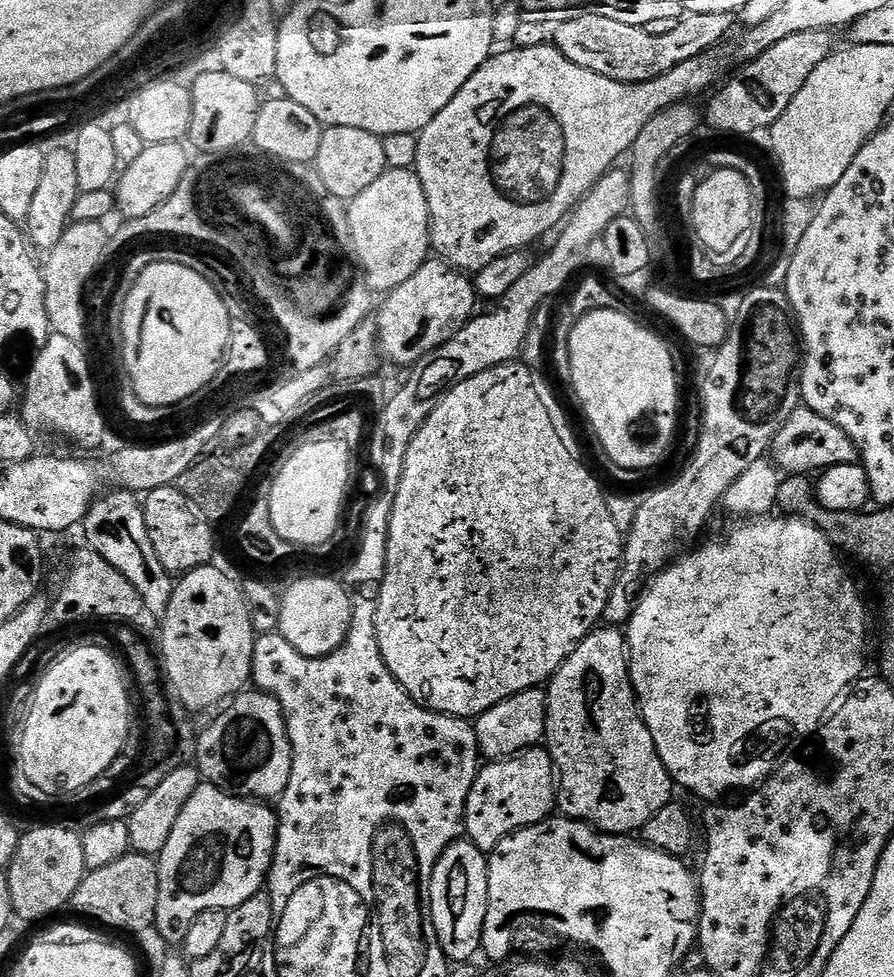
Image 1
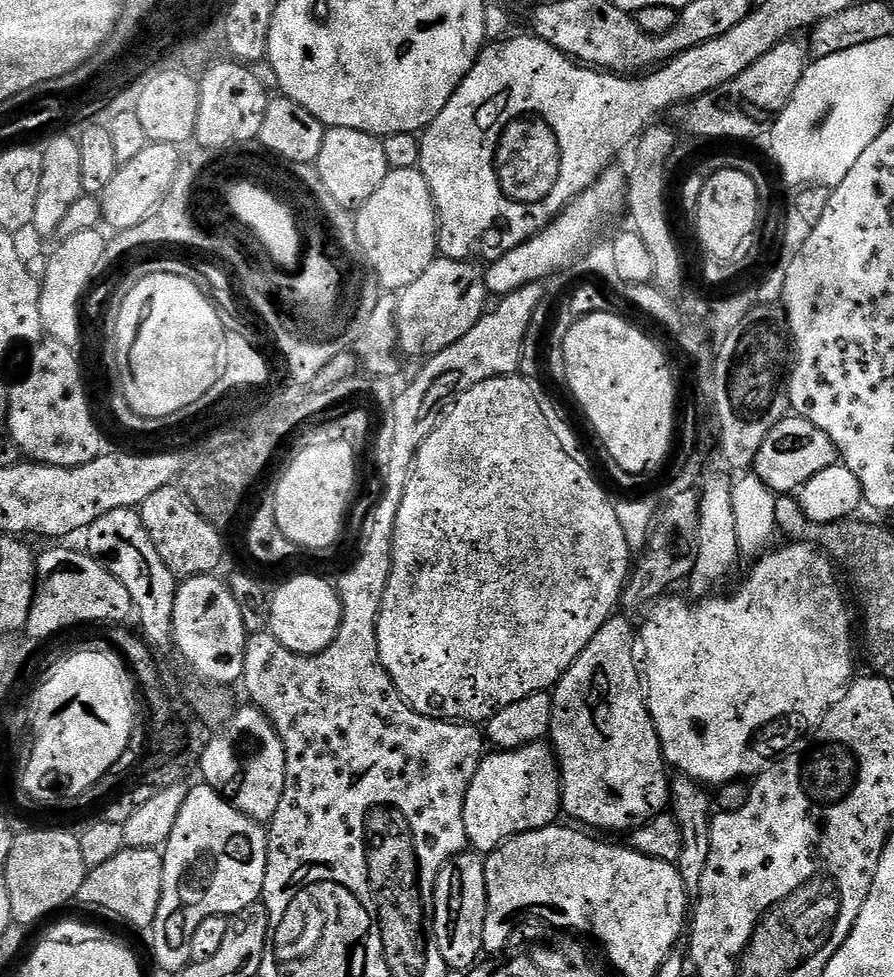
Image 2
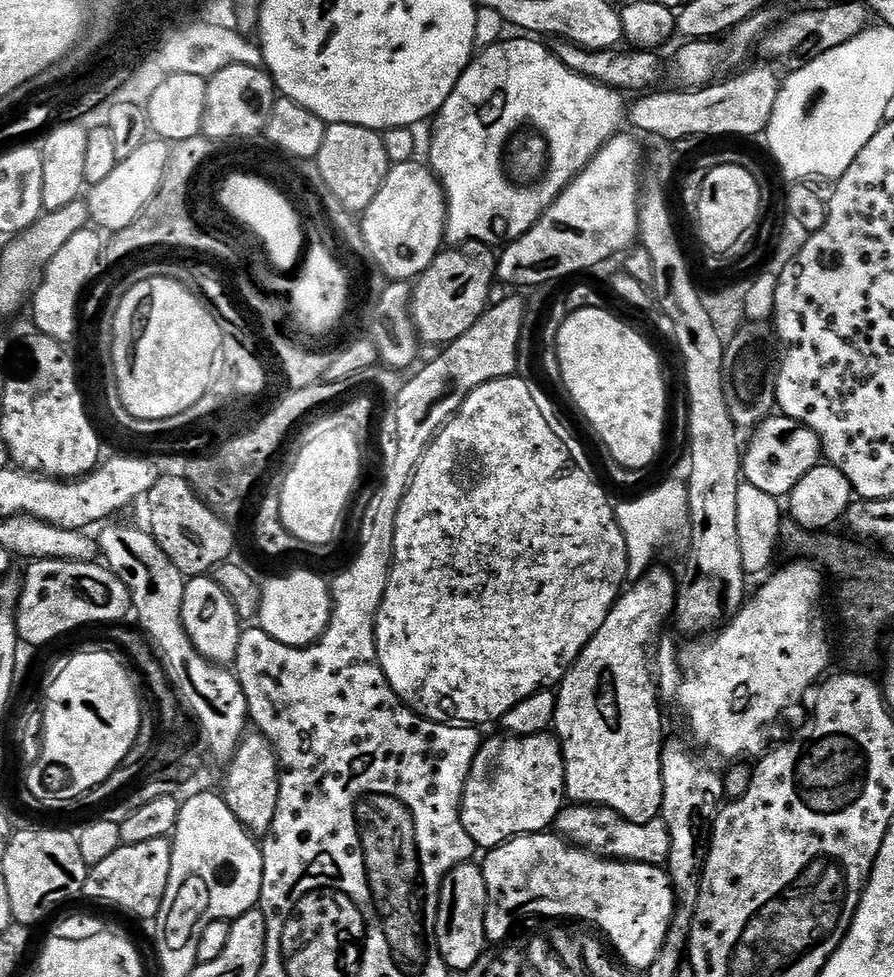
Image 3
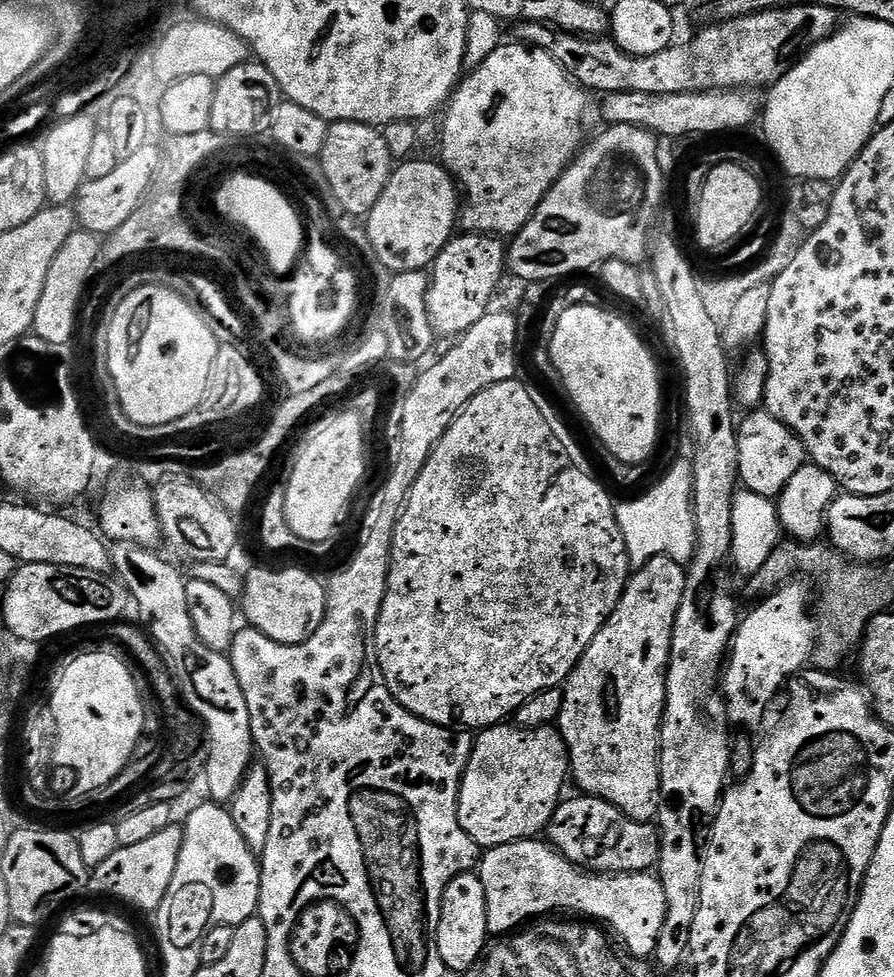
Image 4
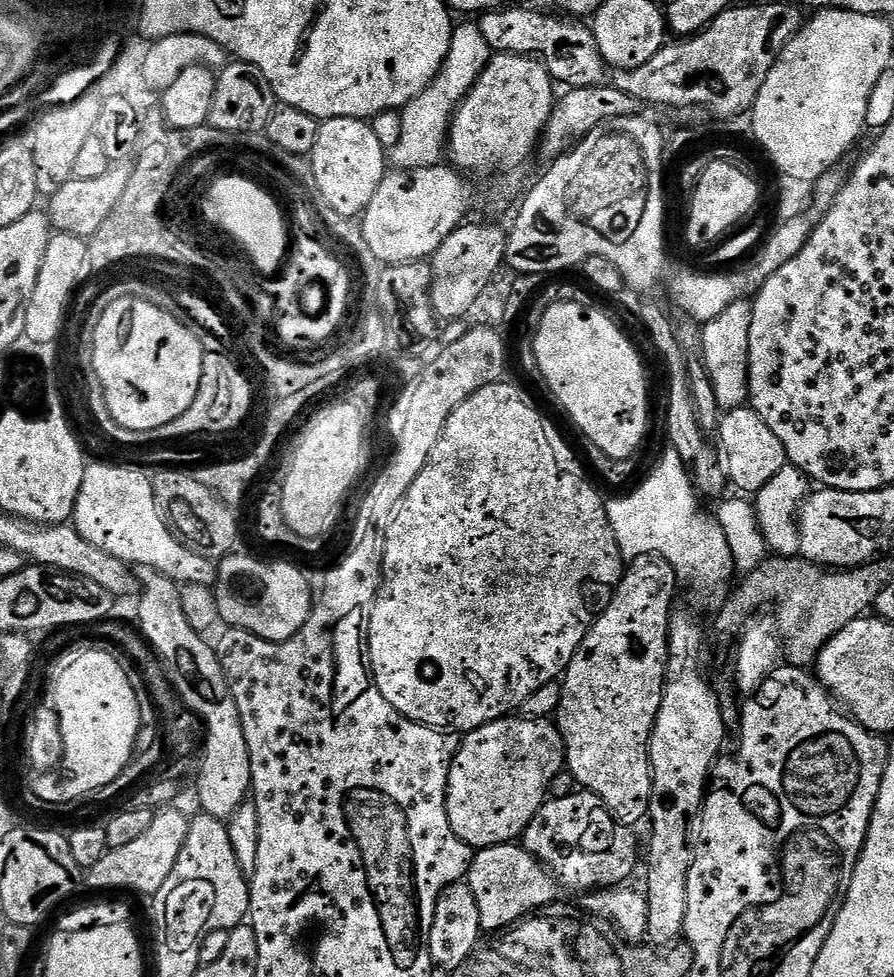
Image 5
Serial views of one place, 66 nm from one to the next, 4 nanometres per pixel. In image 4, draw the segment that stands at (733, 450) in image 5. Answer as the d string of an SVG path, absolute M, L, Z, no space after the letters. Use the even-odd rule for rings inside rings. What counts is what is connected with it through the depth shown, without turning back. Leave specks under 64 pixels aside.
M752 410L747 413L745 420L739 421L736 430L736 441L738 442L738 477L739 483L745 489L754 494L762 494L769 498L779 497L780 491L786 486L786 482L790 482L790 478L794 478L794 474L798 474L800 468L805 467L806 453L804 451L804 443L796 437L793 432L787 428L782 422L778 422L778 418L774 418L770 413L763 410Z

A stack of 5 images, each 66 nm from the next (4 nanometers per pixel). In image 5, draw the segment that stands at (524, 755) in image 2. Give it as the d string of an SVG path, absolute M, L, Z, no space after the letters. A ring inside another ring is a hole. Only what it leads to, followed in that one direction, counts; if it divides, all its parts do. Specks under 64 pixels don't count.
M512 714L467 733L456 751L448 779L448 817L454 834L473 850L519 841L526 826L530 826L545 800L549 799L548 787L565 764L564 739L559 728L548 718Z

